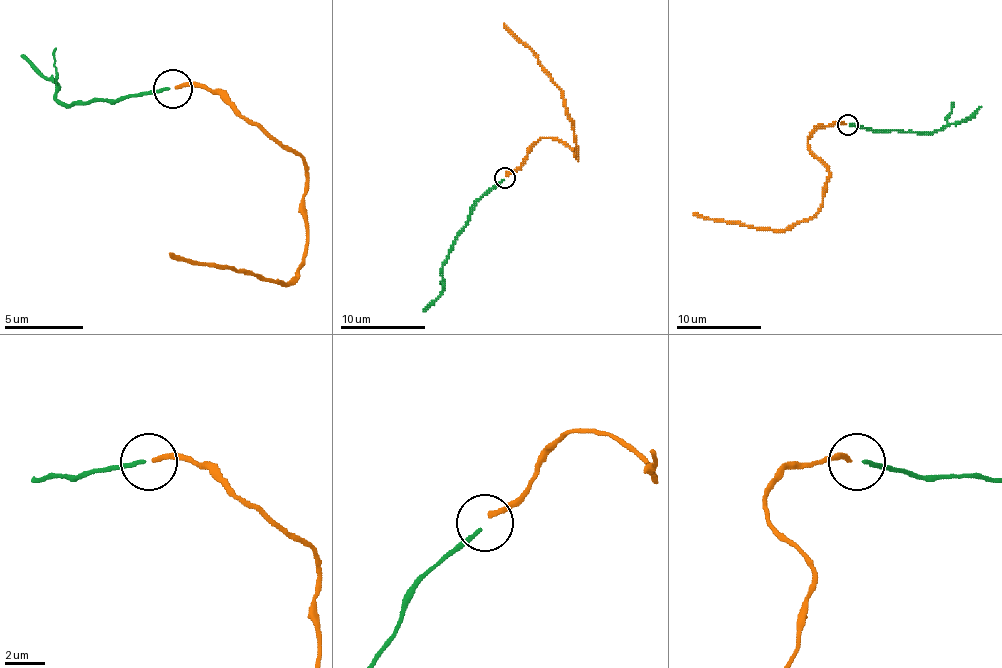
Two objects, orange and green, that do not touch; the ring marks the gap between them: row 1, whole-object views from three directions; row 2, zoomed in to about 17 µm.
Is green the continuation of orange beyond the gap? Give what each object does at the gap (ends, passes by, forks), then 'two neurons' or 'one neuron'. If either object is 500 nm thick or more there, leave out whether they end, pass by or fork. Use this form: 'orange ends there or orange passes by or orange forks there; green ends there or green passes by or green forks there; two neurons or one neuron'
orange ends there; green ends there; two neurons

